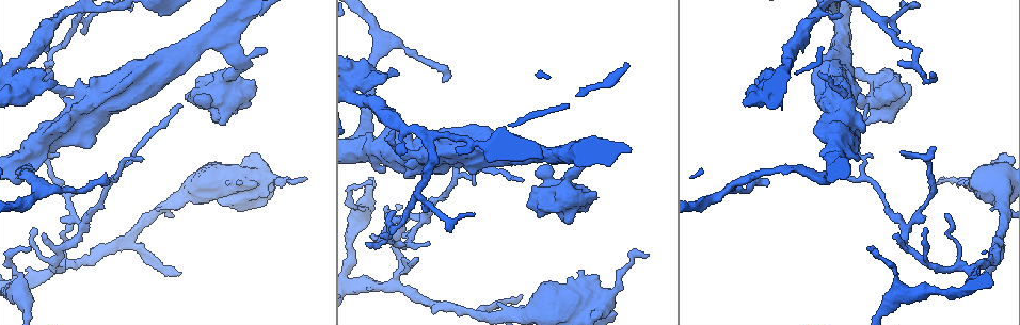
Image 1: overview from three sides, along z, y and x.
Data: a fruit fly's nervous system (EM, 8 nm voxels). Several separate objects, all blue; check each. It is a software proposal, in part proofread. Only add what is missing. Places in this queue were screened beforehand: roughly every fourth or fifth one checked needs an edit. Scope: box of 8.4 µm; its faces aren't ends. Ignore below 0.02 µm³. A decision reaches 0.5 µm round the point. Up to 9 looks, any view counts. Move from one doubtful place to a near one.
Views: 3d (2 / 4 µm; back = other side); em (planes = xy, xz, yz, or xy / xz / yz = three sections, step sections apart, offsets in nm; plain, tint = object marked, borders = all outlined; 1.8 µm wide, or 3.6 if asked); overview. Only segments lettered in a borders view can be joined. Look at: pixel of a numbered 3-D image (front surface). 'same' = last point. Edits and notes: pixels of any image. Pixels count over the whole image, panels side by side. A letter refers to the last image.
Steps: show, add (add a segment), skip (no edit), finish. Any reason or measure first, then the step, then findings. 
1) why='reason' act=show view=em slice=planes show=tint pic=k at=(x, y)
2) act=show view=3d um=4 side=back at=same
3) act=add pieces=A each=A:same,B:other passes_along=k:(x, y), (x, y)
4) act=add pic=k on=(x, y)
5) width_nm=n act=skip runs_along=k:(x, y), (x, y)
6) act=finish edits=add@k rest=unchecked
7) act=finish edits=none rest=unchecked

why='an open end' act=show view=3d um=2 pic=1 at=(396, 72)

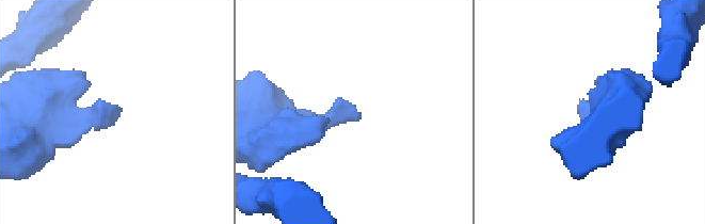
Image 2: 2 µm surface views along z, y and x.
act=show view=em um=3.6 slice=planes show=tint pic=2 at=(360, 117)

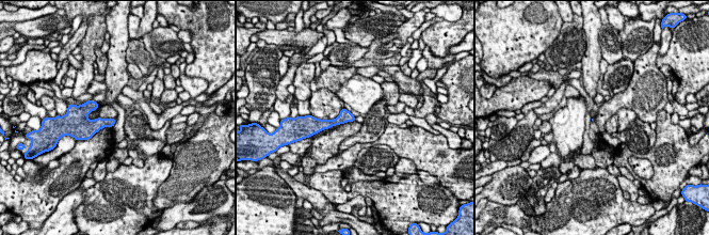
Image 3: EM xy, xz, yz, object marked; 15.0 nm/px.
why='what lies round it' act=show view=em um=3.6 slice=planes show=borders at=same

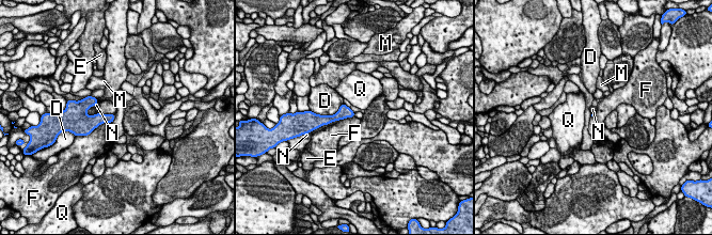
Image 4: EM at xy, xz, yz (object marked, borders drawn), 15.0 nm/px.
act=skip each=D:other,E:other,F:other,M:other,N:other,Q:other border=4:(111, 122), (99, 124), (84, 136) found='none of them fits'

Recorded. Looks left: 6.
why='branch stops here' act=show view=3d um=2 side=back pic=1 at=(927, 230)

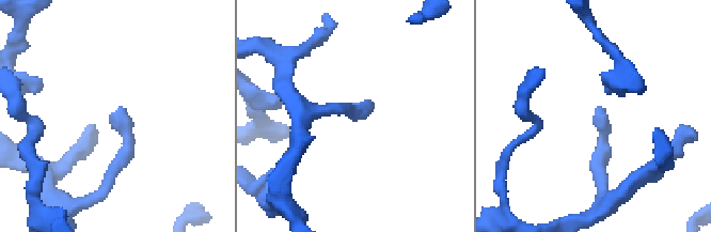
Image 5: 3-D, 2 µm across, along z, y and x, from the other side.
why='now the EM' act=show view=em um=3.6 slice=planes show=borders pic=5 at=(119, 110)

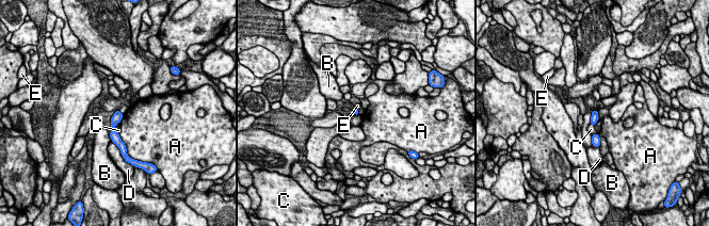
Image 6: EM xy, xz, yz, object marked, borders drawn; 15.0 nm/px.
width_nm=90 act=skip each=A:other,B:other,C:other,D:other,E:other border=6:(592, 111), (590, 124) found='no lettered segment goes on from it'

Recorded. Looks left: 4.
why='tapers out' act=show view=3d um=4 pic=1 at=(366, 242)

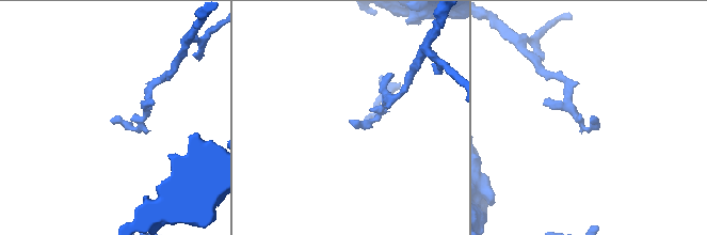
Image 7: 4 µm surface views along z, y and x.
act=show view=em slice=yz step=16 show=borders pic=7 at=(350, 123)

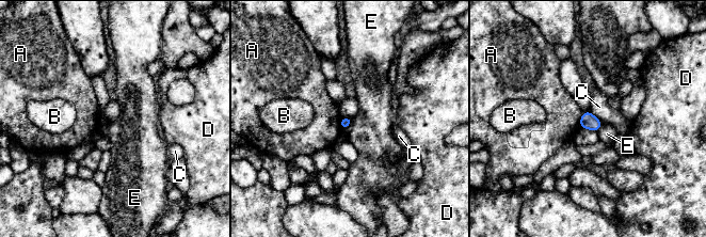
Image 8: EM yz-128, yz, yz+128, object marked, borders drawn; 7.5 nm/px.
act=show view=em slice=planes show=borders at=same

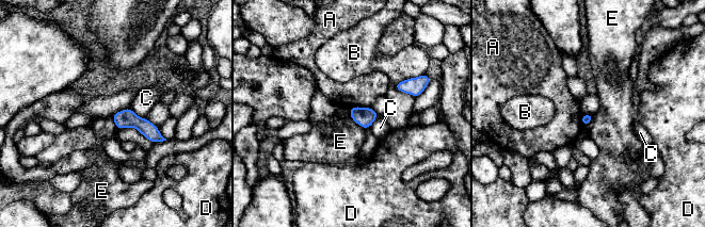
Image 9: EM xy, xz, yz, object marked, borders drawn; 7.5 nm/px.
width_nm=80 longest_contact=B:180nm act=skip each=A:other,B:other,C:other,D:other,E:other found='no lettered segment goes on from it'

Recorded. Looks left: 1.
act=finish edits=none rest=unchecked

